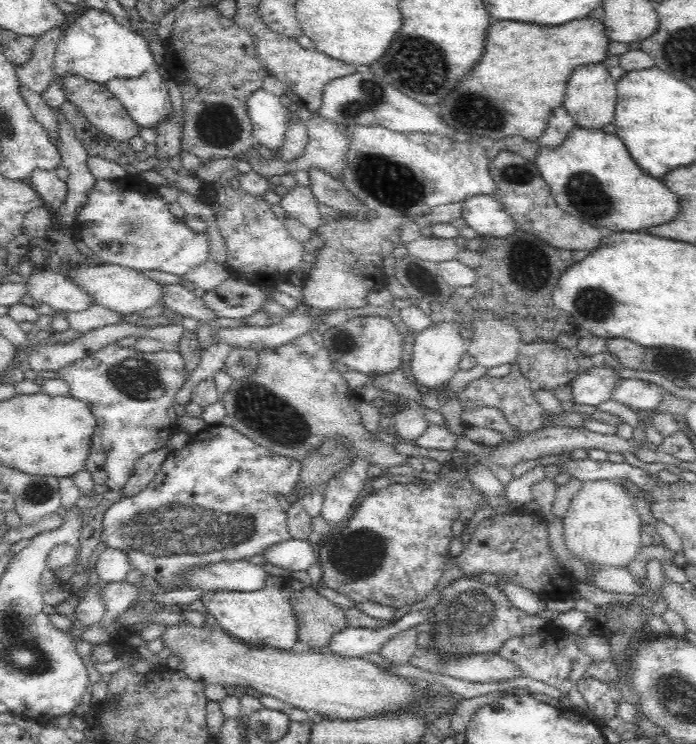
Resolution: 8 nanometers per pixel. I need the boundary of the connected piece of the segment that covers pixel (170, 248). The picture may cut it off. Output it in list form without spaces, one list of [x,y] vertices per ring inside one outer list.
[[[139,174],[125,175],[119,180],[98,180],[84,208],[80,209],[75,219],[78,224],[76,234],[88,246],[89,252],[98,256],[101,263],[116,264],[140,271],[161,270],[183,276],[209,259],[209,240],[206,233],[188,228],[176,215],[170,213],[168,203],[158,195],[156,187],[142,179]]]

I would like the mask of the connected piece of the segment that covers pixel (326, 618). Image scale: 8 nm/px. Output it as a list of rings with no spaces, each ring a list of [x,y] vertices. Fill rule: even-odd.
[[[312,590],[293,592],[291,606],[298,625],[299,646],[325,650],[332,637],[349,626],[345,611]]]

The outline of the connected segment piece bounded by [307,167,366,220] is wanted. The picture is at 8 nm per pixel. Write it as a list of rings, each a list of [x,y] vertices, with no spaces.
[[[316,167],[310,168],[307,172],[310,179],[309,188],[318,202],[335,210],[345,210],[358,220],[361,220],[362,217],[366,218],[364,203],[360,203],[352,192],[344,187],[344,183],[334,180],[332,175],[328,175]]]

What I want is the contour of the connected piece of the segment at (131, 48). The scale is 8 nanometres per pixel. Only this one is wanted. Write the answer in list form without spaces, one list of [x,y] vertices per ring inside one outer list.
[[[88,8],[66,28],[58,42],[53,64],[55,76],[41,94],[50,109],[58,110],[66,96],[62,85],[64,76],[78,76],[94,83],[105,84],[114,78],[132,79],[155,69],[153,55],[144,36],[127,29],[118,23],[111,12],[100,8]]]

